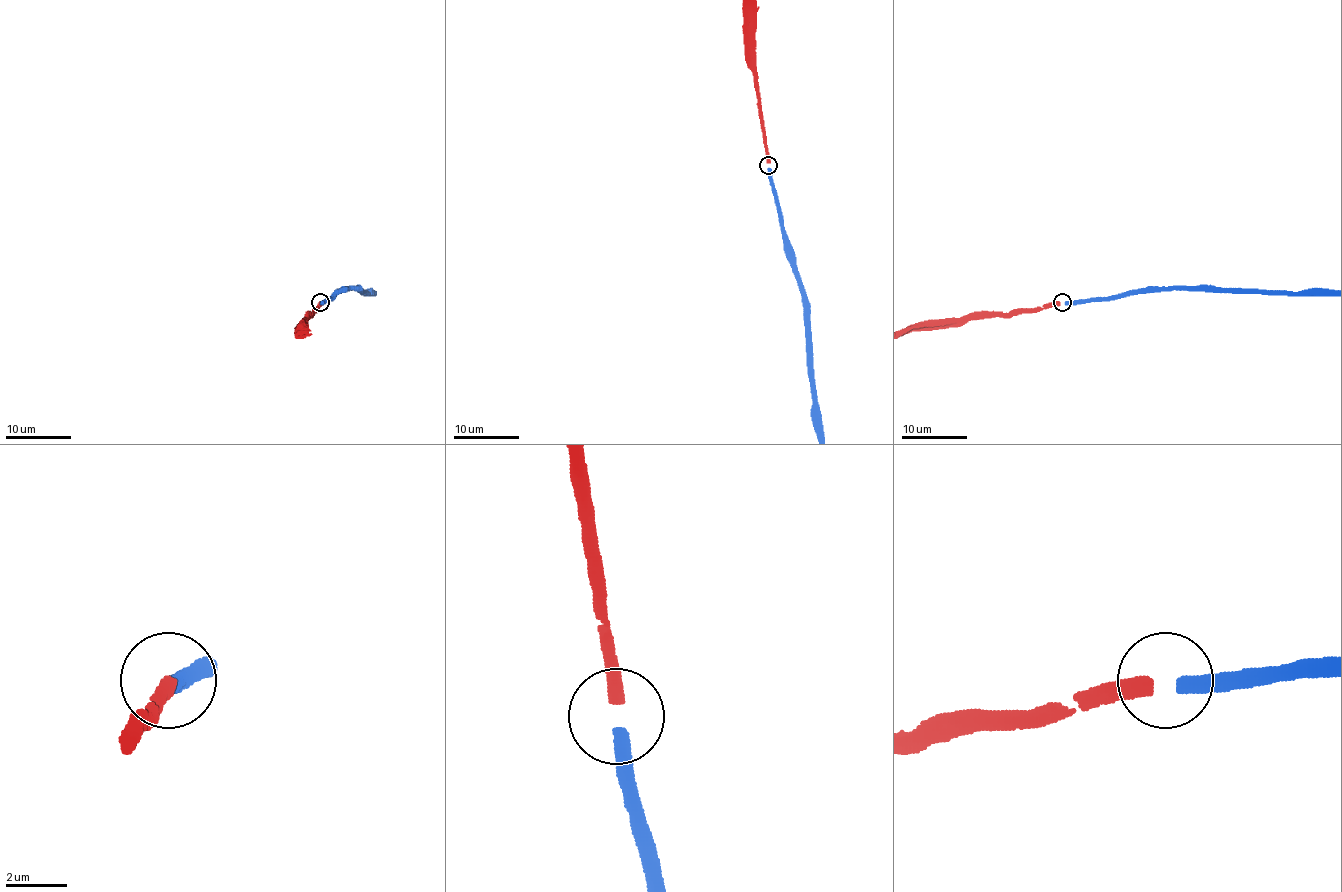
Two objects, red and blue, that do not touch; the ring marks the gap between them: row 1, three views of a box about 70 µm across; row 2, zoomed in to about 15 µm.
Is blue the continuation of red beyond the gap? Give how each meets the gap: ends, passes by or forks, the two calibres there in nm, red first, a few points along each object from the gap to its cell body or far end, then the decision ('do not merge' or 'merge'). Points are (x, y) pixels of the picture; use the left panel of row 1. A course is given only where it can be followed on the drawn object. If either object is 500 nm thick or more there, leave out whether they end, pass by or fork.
500 nm thick on the red side, 480 nm on the other; merge

